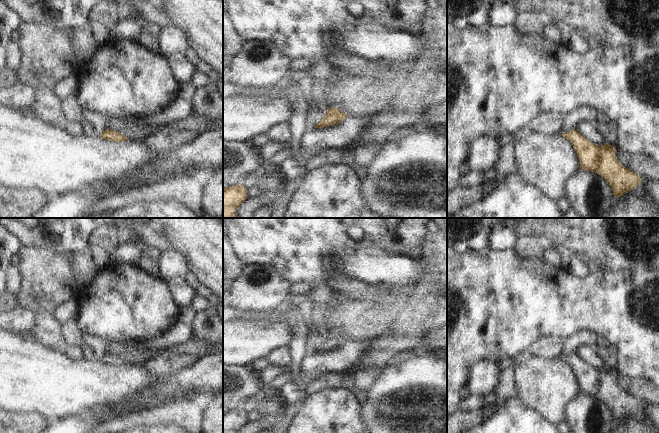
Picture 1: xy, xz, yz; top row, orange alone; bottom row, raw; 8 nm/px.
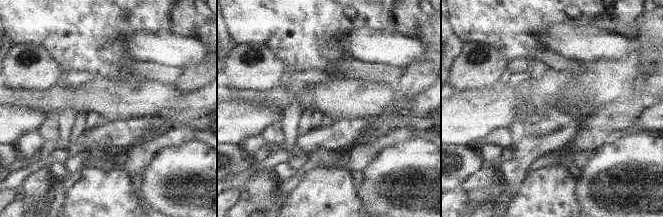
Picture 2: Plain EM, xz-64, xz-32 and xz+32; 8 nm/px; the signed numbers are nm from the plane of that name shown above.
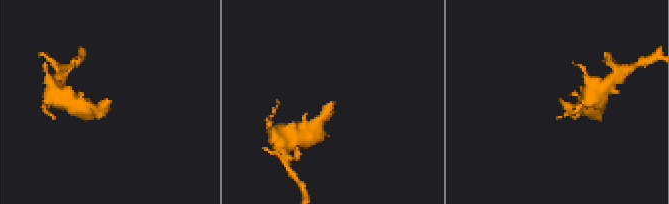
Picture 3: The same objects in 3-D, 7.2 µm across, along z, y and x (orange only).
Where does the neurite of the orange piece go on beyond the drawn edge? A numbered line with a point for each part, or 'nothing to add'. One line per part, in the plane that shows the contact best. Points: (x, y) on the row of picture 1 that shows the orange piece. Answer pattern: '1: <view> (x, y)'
nothing to add

